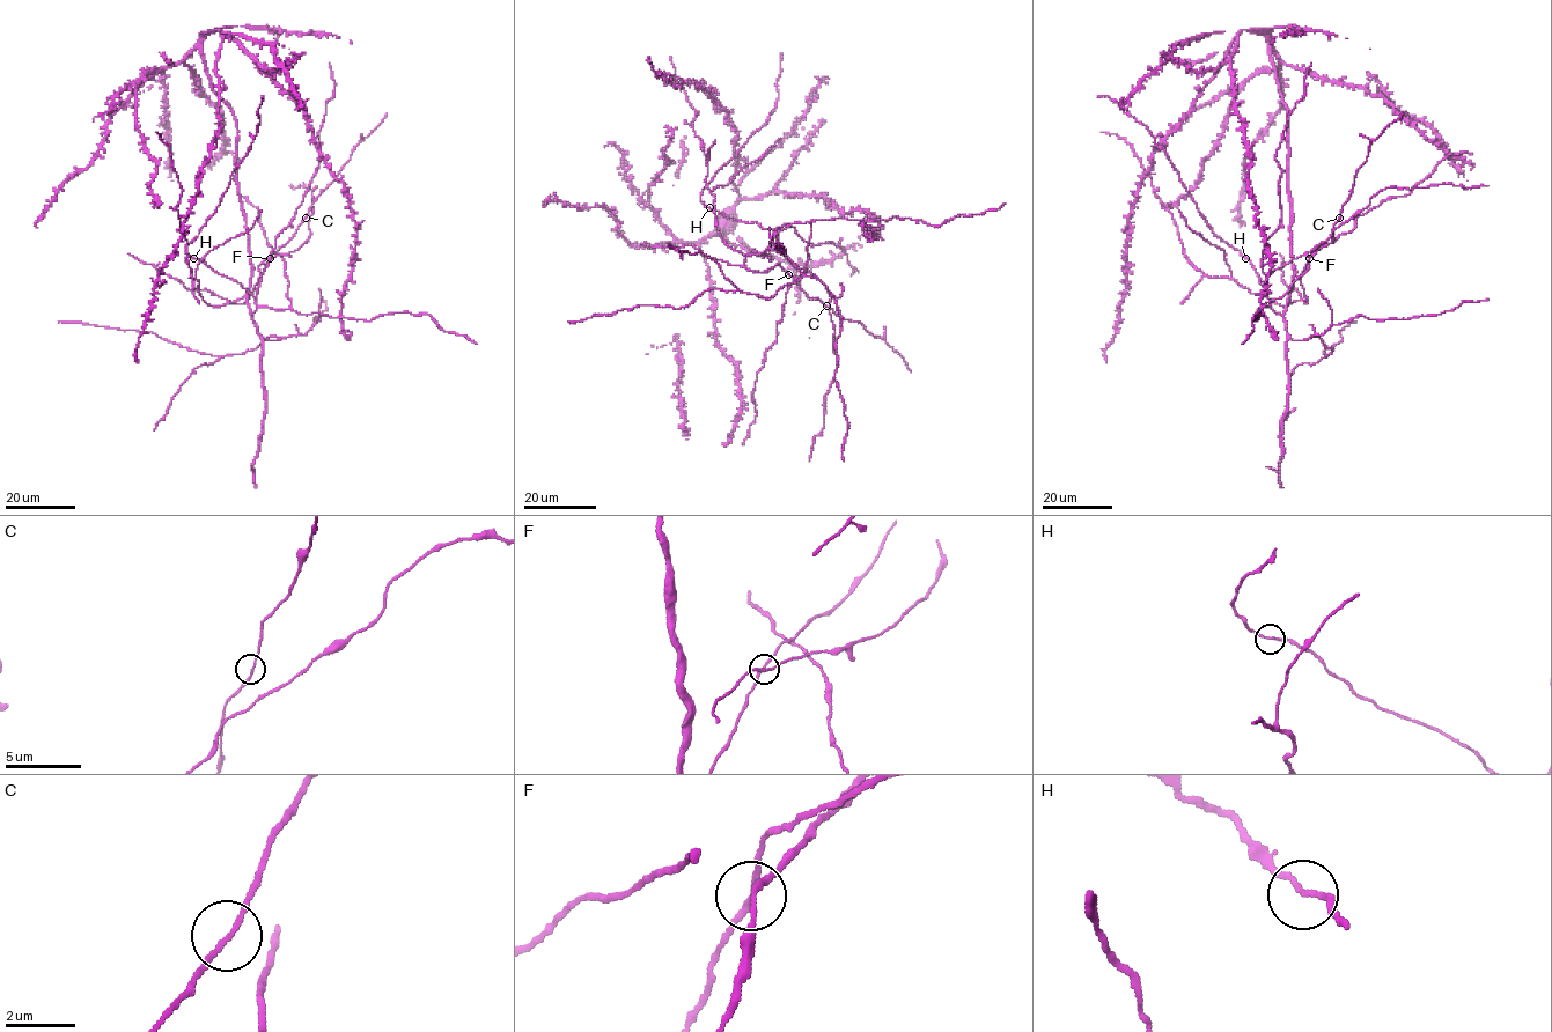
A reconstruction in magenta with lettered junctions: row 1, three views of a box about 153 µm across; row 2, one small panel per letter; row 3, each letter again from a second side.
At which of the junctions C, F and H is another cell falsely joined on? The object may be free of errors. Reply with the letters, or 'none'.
none

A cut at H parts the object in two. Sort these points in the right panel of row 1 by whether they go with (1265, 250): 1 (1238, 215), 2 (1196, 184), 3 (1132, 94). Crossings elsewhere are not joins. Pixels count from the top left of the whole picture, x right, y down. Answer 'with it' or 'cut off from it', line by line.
1: with it
2: with it
3: with it

